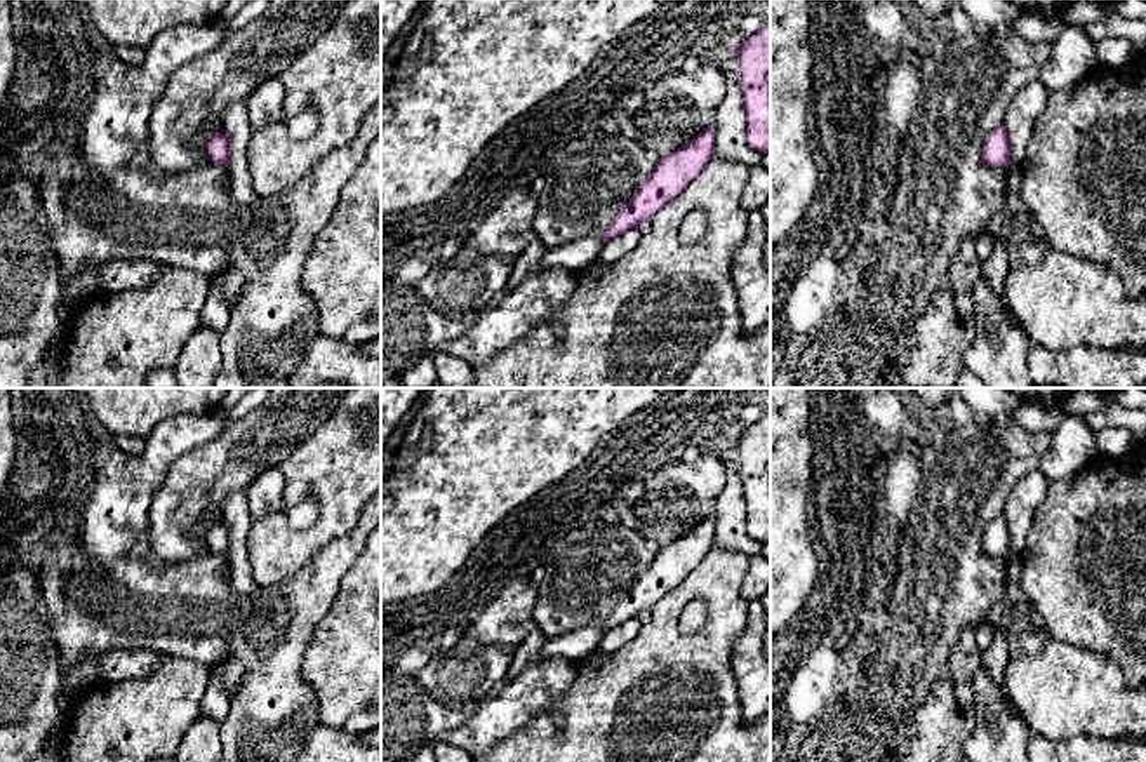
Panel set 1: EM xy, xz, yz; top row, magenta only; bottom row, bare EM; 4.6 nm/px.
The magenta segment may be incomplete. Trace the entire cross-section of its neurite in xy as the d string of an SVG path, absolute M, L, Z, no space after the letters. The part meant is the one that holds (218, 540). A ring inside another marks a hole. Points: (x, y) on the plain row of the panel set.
M212 522L207 531L207 545L219 555L228 557L230 553L230 538L228 529L223 522Z

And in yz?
M1003 515L995 517L984 529L981 545L984 557L1007 557L1010 553L1009 525Z

